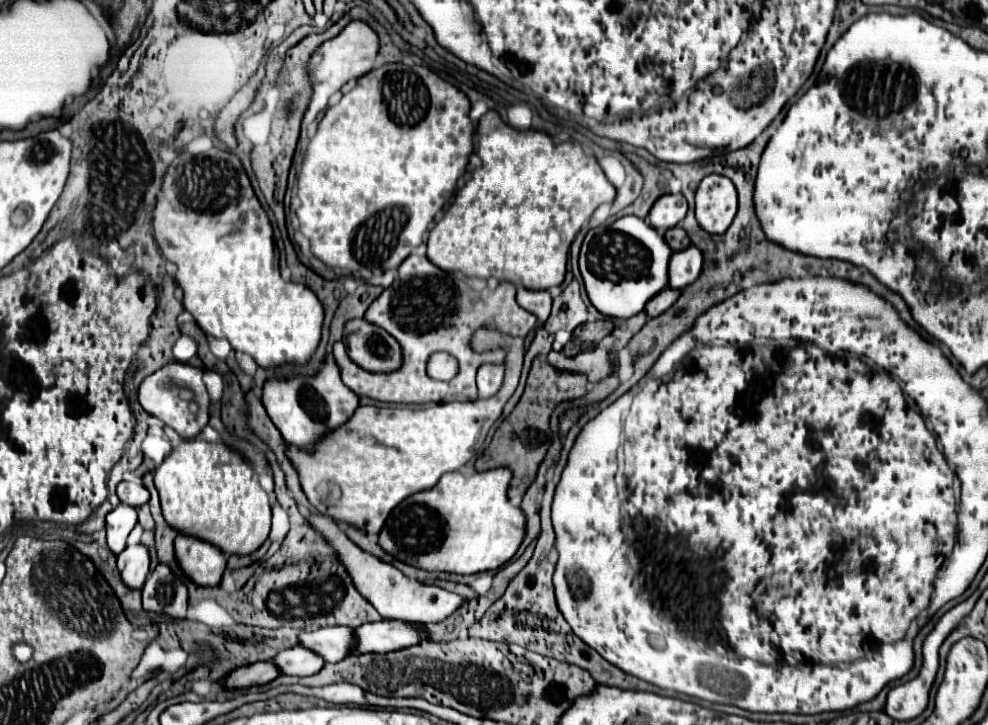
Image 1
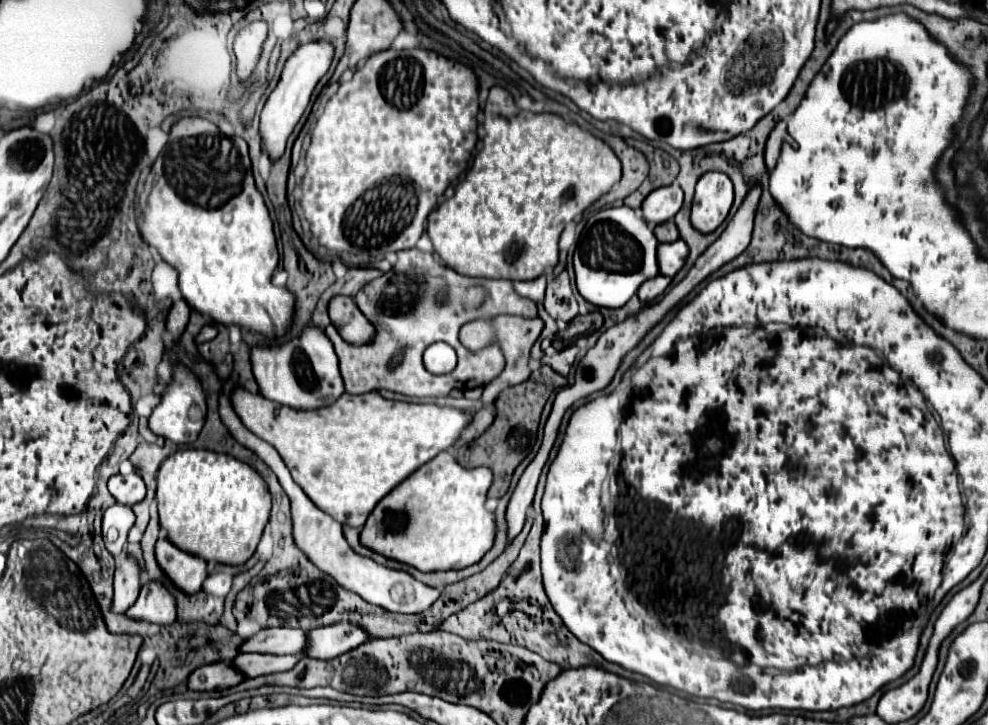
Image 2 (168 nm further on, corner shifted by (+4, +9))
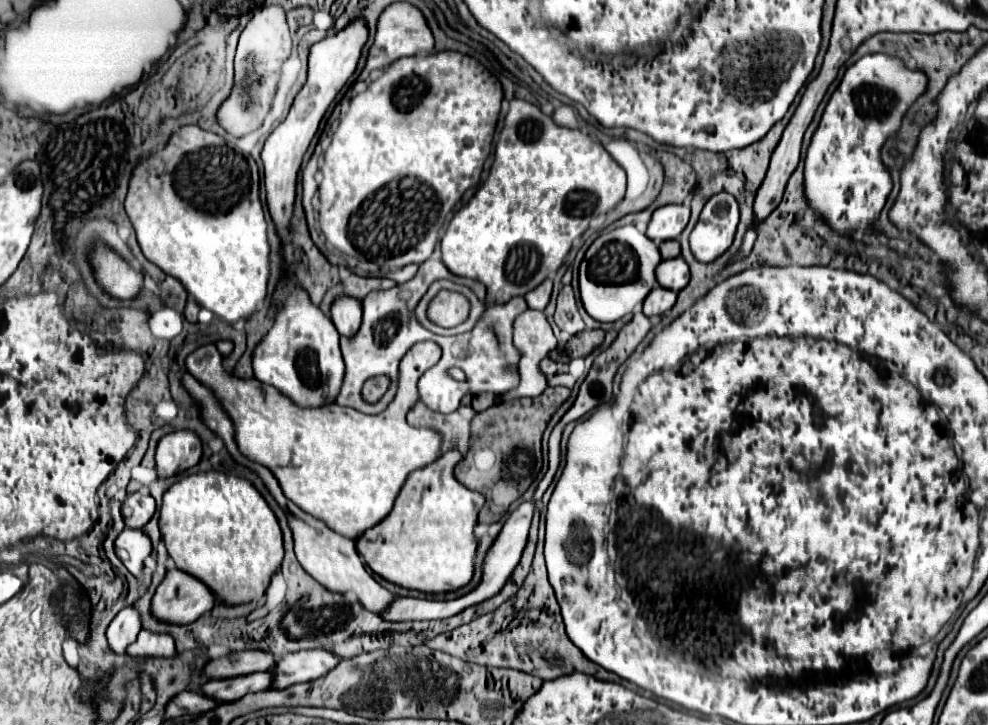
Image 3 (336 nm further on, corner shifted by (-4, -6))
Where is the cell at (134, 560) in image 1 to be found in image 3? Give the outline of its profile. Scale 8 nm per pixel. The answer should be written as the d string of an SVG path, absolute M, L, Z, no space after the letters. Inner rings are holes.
M134 606L124 608L118 612L118 616L110 622L108 630L106 630L106 640L108 640L108 648L114 654L124 654L128 644L132 644L140 632L140 616L138 610Z

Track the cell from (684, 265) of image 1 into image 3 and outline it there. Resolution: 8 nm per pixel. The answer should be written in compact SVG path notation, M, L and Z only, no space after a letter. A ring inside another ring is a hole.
M680 256L672 258L672 260L662 260L656 268L656 280L662 288L680 292L690 280L688 264Z

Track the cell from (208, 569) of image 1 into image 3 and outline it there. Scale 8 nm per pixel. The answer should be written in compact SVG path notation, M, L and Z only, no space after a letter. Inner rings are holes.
M170 570L152 598L152 612L168 624L192 624L216 604L210 588L198 578Z

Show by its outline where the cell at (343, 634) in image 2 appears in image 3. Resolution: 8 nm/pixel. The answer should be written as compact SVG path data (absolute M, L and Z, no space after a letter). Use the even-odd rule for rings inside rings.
M304 650L278 658L274 672L274 690L288 688L292 684L310 682L332 670L340 662L338 656L326 650Z

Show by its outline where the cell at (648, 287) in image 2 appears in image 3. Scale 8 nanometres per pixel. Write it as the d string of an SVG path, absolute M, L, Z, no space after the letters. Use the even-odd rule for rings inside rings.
M654 286L644 300L644 314L648 318L650 316L662 316L664 312L668 312L674 306L674 302L676 302L674 292L670 292L666 288L660 288L660 286Z

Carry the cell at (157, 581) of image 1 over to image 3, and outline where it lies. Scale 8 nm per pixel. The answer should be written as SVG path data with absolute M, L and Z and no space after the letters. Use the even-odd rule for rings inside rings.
M142 630L138 634L138 640L130 644L126 654L132 658L168 658L176 654L176 648L172 636Z

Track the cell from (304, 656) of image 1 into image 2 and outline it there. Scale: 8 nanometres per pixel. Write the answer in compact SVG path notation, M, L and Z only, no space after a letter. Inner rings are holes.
M242 653L232 665L246 677L290 671L300 661L298 655L268 655L268 653Z

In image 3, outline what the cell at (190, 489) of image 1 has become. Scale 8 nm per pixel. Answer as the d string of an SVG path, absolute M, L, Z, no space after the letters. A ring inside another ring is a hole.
M222 472L194 474L176 482L166 494L160 508L160 532L170 558L176 568L192 574L214 592L214 596L226 606L240 606L264 596L270 580L282 568L284 546L282 532L274 512L258 490L244 478L228 476Z

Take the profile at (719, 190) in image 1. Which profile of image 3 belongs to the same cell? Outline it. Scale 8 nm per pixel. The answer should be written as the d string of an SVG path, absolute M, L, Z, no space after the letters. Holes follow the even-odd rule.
M724 192L712 196L690 234L690 250L694 252L694 258L708 264L722 256L734 240L738 216L740 212L734 196Z

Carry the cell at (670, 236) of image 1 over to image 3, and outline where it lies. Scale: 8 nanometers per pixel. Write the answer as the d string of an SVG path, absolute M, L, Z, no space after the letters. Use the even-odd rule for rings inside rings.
M668 240L668 242L662 242L660 244L660 254L664 260L670 260L670 258L676 258L680 256L680 244L676 240Z

